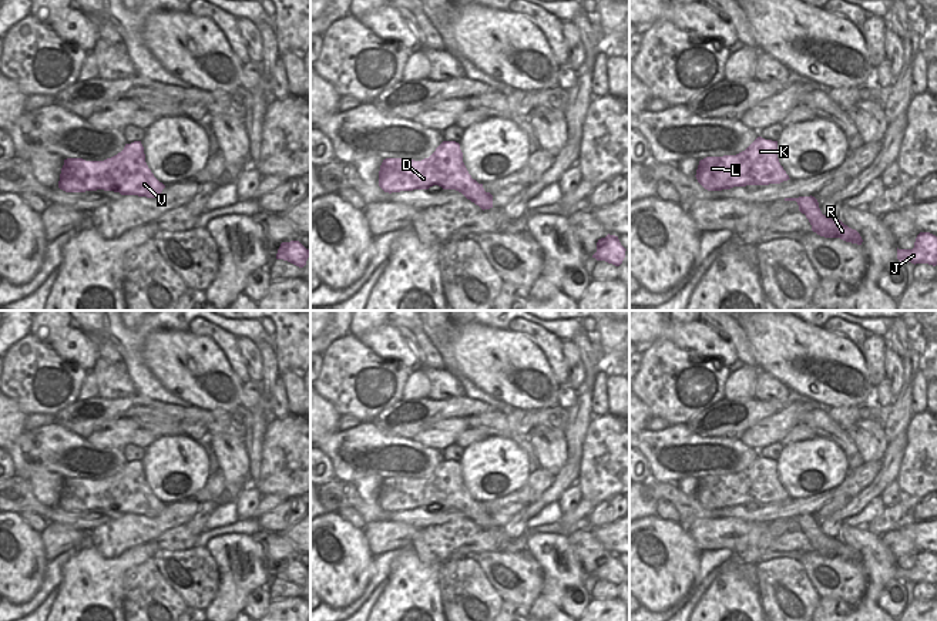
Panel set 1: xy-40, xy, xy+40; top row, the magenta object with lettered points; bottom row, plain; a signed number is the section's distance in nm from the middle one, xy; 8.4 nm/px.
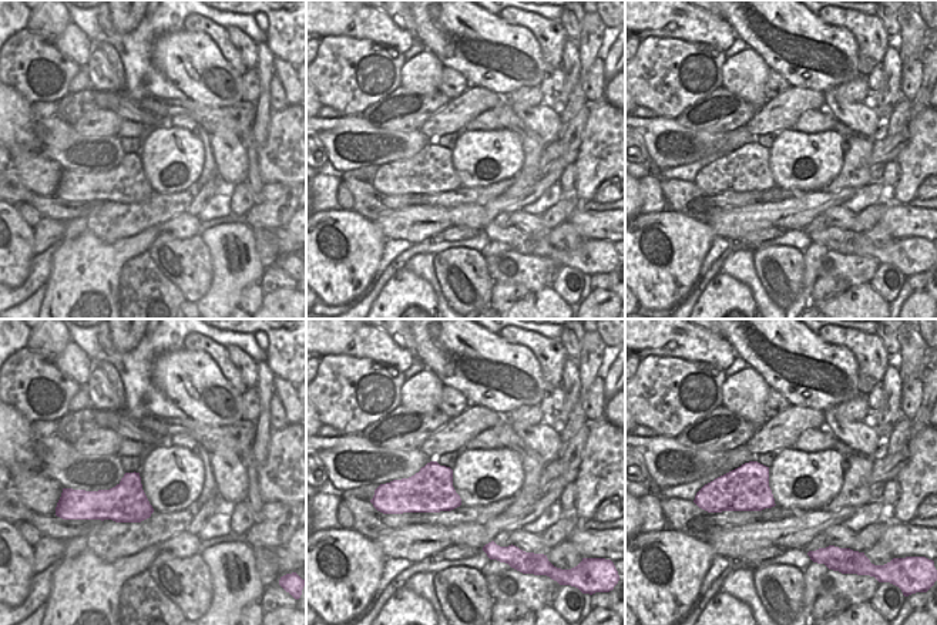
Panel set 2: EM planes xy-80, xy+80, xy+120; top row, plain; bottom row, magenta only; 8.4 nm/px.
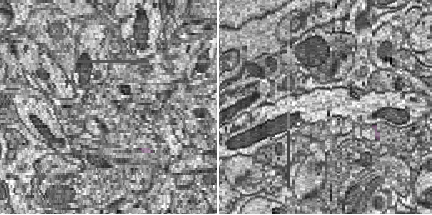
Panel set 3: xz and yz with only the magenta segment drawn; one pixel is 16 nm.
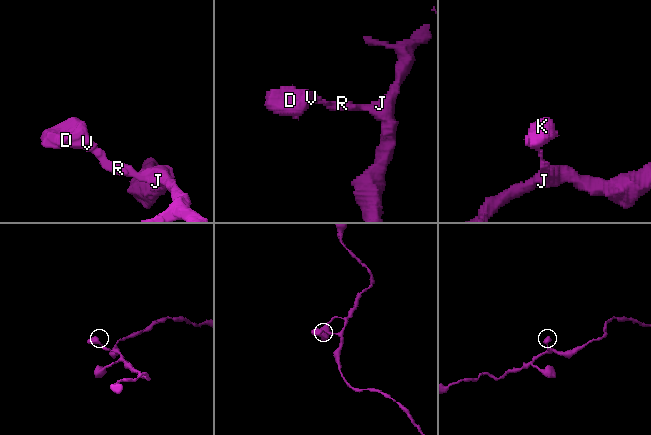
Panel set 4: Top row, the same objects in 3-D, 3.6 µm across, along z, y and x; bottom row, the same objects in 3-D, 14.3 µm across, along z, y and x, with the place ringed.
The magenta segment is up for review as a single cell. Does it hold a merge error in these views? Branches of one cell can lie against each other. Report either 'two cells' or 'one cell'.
one cell

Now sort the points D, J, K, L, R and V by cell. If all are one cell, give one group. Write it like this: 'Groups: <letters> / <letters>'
Groups: D J K L R V

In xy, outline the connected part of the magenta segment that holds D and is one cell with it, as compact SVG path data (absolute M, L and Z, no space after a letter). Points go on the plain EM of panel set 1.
M443 460L422 480L386 477L380 484L379 506L384 511L429 508L433 504L461 511L483 530L493 527L493 514L471 497L463 481L460 463L456 460Z

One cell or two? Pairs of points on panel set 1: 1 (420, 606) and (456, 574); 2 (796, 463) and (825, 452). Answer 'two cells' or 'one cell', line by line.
1: two cells
2: one cell

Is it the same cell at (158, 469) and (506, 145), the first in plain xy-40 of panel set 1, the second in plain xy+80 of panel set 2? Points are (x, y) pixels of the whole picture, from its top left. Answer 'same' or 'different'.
same

